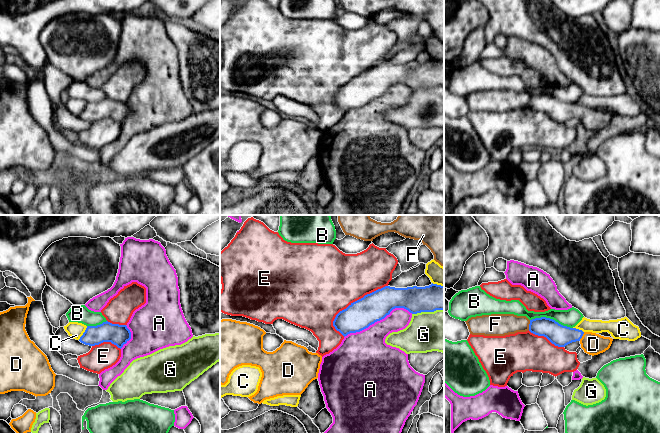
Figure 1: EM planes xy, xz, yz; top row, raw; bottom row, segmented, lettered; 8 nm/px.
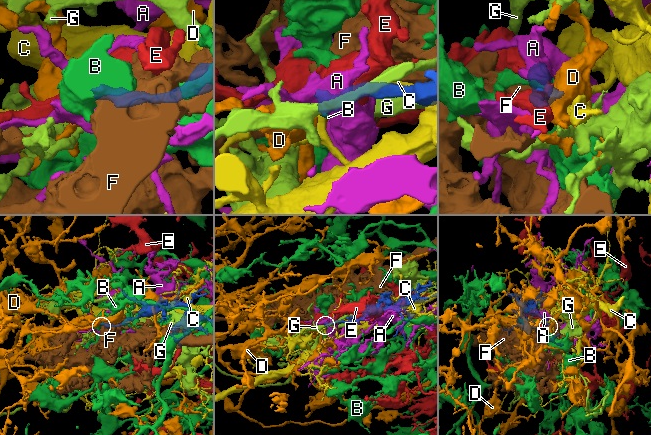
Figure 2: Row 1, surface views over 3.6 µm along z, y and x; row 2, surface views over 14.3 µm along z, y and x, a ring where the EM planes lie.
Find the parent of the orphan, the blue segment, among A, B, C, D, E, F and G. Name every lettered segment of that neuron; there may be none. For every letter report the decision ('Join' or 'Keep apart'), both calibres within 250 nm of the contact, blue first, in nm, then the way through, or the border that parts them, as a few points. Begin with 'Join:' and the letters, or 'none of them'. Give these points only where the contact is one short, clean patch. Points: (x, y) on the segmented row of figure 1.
Join: D
A: Keep apart. Thickness 240 nm (blue) against 300 nm
B: Keep apart. Thickness 170 nm (blue) against 140 nm
C: Keep apart. Thickness 160 nm (blue) against 130 nm
D: Join. Thickness 170 nm (blue) against 180 nm. Path across: yz (559, 335), (582, 335), (593, 344)
E: Keep apart. Thickness 240 nm (blue) against 480 nm
F: Keep apart. Thickness 170 nm (blue) against 180 nm
G: Keep apart. Thickness 220 nm (blue) against 340 nm

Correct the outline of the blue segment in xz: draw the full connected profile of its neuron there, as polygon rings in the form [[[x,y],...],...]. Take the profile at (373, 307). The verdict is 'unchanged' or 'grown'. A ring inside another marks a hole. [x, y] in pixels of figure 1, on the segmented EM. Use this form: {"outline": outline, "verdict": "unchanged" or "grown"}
{"outline": [[[433,283],[425,287],[385,286],[340,311],[333,326],[345,337],[384,319],[395,308],[404,308],[412,314],[444,310],[444,286]]], "verdict": "unchanged"}

